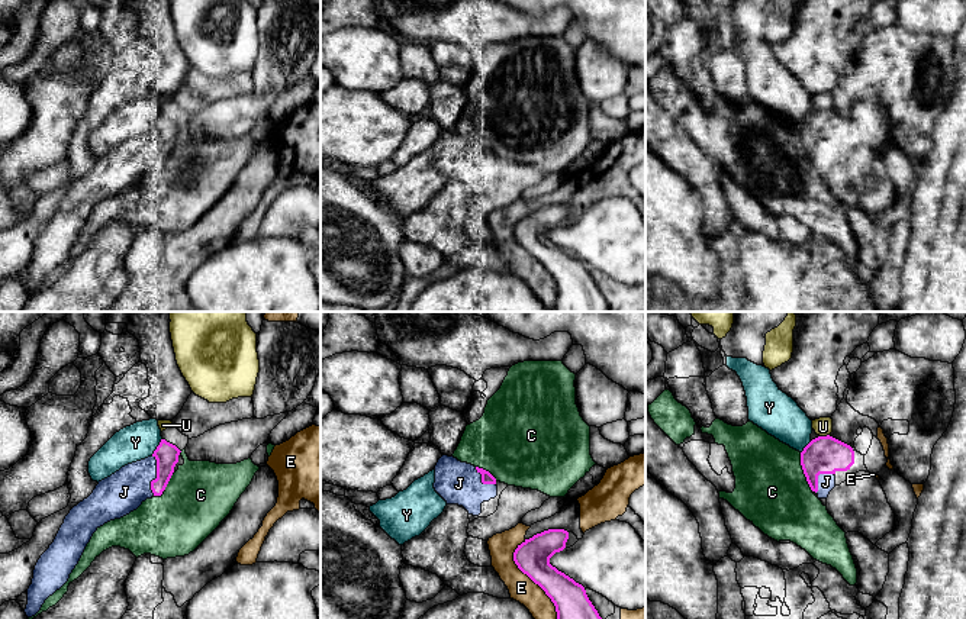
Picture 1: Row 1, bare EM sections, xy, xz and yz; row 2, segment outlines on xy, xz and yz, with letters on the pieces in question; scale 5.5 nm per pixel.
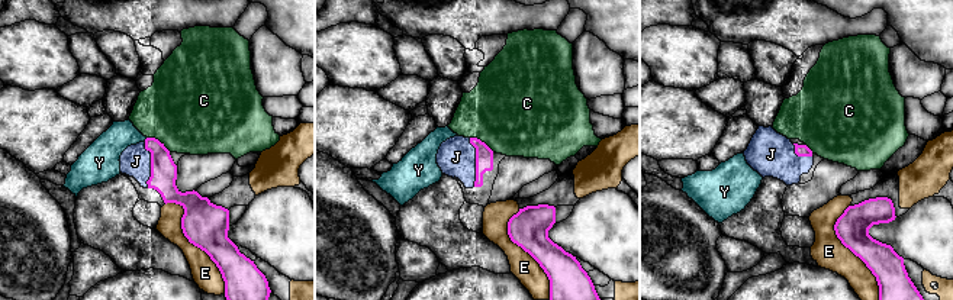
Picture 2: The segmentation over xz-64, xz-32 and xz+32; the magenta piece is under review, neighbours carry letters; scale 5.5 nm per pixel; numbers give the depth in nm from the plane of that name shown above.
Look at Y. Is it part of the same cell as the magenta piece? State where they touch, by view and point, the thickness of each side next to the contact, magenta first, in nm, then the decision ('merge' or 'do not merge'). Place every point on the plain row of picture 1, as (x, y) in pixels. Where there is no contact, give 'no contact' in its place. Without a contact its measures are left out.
meets magenta in xy at (157, 122); 130 nm thick on the magenta side, 200 nm on the other; do not merge

